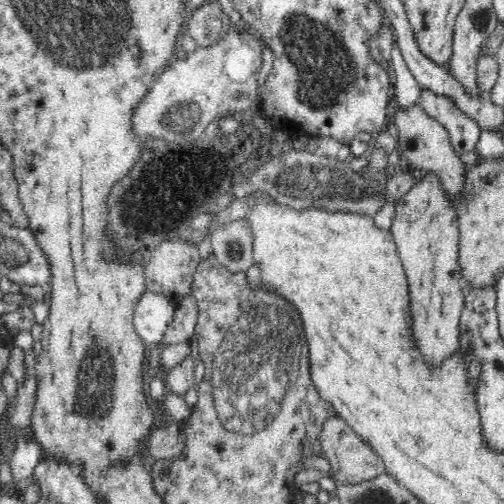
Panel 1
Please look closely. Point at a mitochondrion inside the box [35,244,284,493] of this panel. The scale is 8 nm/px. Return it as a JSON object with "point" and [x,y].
{"point":[93,398]}

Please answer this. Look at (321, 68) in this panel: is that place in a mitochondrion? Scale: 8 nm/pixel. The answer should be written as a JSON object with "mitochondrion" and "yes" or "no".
{"mitochondrion":"yes"}

